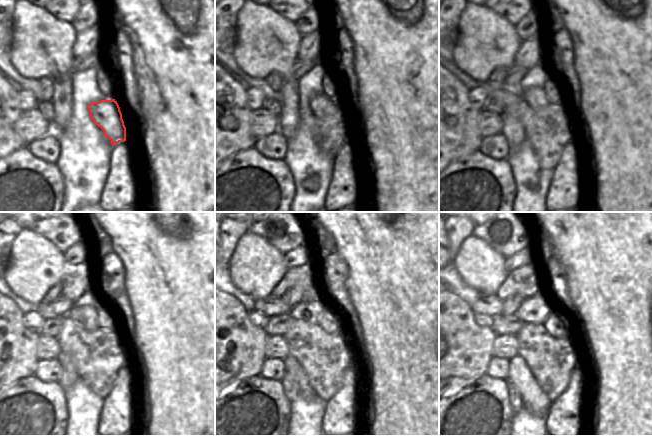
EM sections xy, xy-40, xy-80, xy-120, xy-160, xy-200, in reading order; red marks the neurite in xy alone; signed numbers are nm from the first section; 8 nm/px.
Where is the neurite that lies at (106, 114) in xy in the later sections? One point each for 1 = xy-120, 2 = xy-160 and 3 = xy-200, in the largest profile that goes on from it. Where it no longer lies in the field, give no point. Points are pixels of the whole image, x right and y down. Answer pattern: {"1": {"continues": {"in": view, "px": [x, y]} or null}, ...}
{"1": {"continues": {"in": "xy-120", "px": [87, 316]}}, "2": {"continues": {"in": "xy-160", "px": [310, 312]}}, "3": {"continues": {"in": "xy-200", "px": [534, 310]}}}

